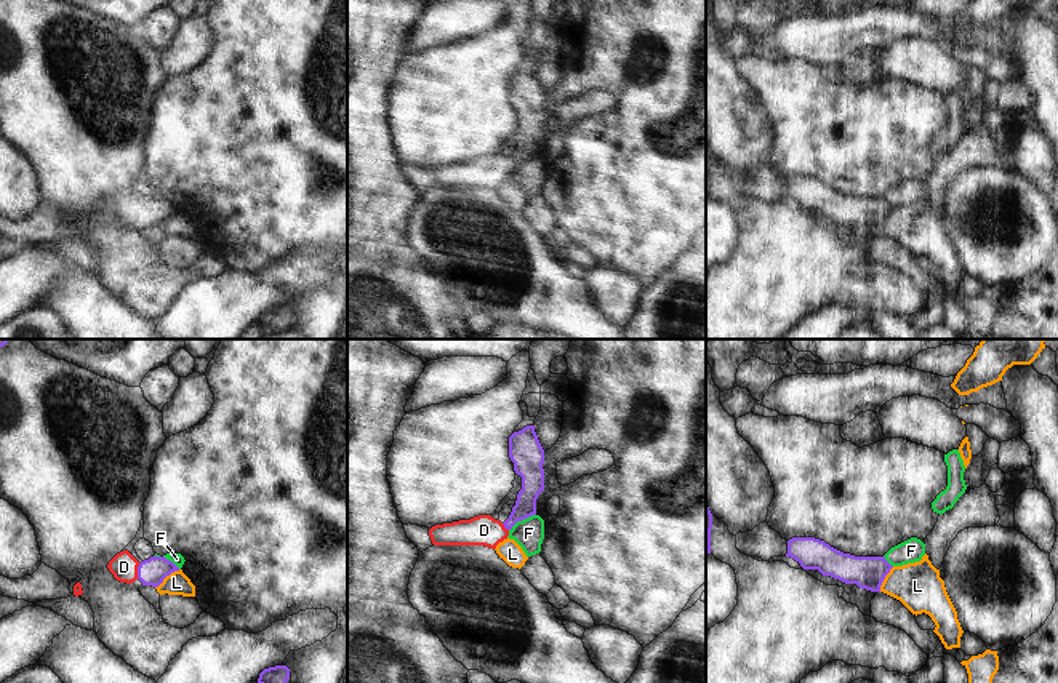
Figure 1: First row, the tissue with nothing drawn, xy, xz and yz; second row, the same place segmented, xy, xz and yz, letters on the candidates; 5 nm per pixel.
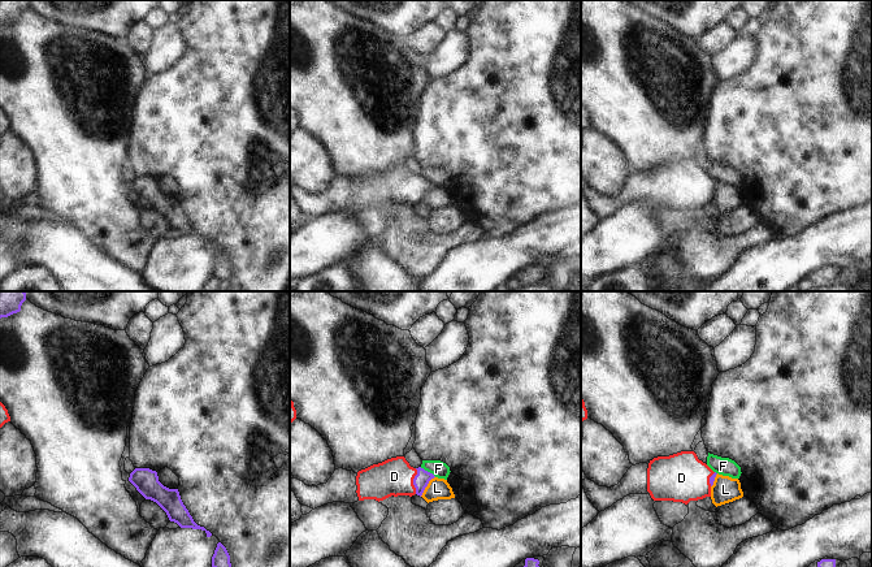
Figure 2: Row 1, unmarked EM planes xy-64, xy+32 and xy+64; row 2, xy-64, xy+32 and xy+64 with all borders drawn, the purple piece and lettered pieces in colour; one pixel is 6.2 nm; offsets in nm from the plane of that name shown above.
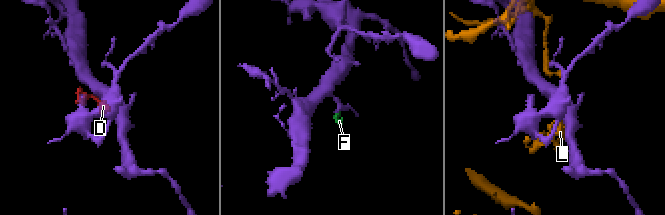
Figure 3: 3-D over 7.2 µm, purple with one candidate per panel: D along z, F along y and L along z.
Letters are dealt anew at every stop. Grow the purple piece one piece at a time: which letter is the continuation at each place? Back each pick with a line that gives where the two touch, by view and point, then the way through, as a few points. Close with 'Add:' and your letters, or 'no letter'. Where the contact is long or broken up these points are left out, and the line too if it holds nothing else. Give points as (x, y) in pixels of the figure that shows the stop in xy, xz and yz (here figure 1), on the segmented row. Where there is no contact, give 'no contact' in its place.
D: meets purple in xy at (138, 571); runs through xy (152, 571), (138, 571), (124, 567)
Add: D

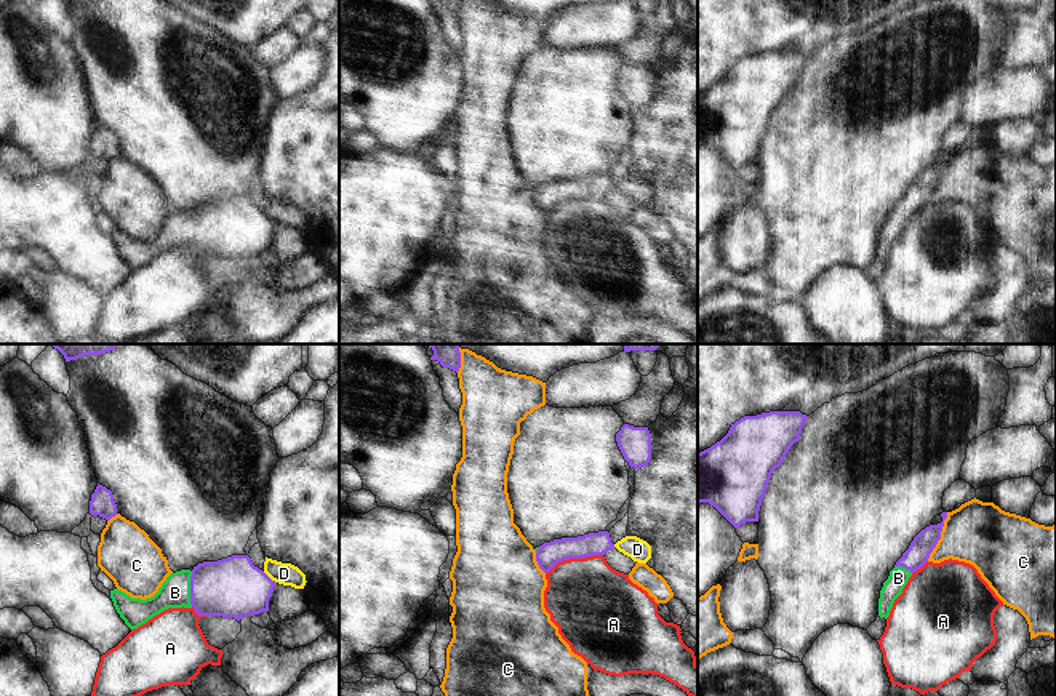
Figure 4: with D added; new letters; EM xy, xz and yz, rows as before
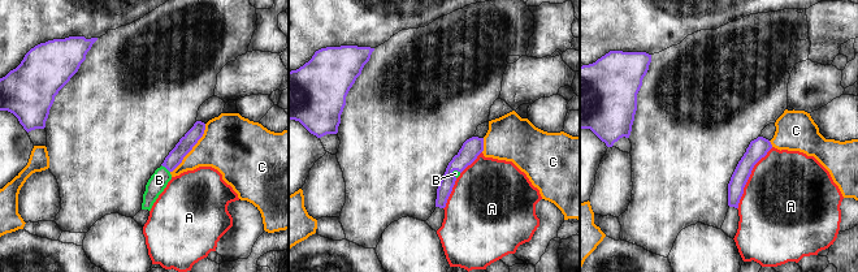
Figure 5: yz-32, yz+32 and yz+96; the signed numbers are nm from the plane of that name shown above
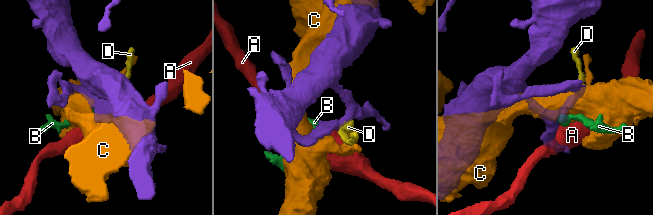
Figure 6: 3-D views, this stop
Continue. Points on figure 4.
B: meets purple in xy at (191, 589); runs through xy (232, 588), (191, 589), (175, 592)
Add: B

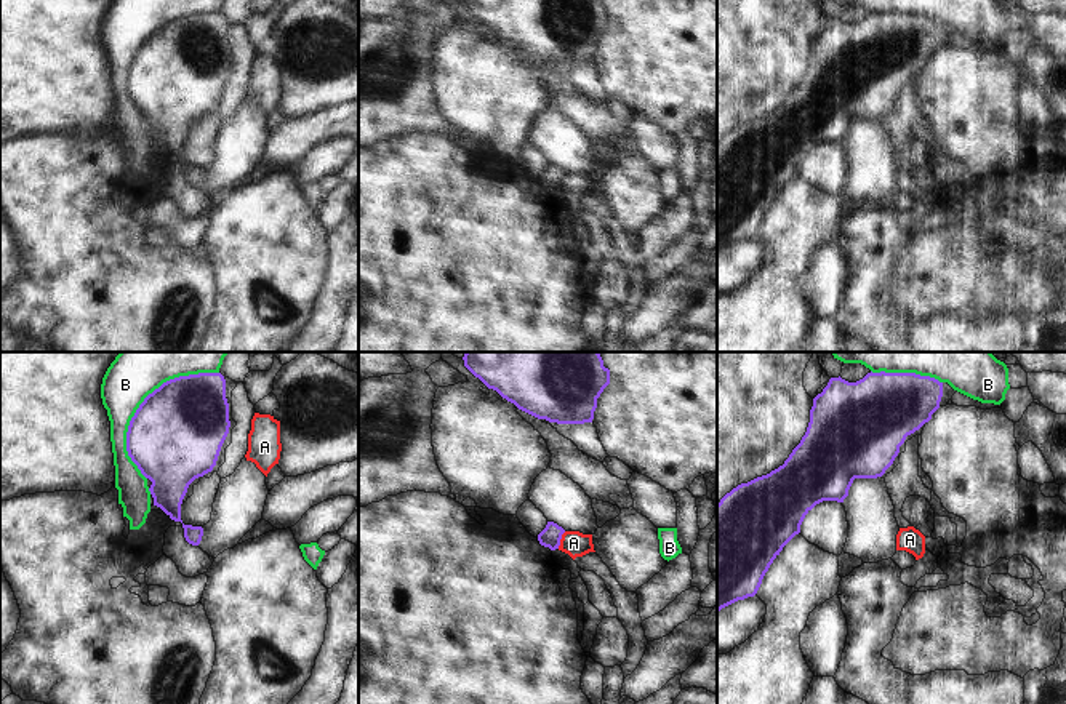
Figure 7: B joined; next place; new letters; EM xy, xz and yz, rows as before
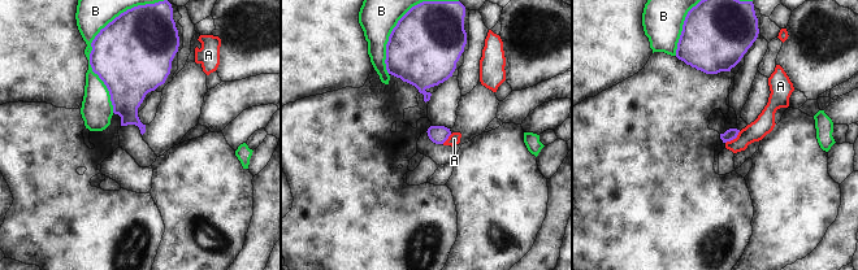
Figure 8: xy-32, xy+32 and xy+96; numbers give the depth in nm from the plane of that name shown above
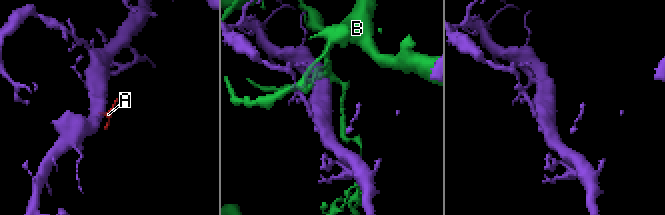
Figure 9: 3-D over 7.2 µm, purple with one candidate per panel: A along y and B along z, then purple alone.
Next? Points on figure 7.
Add: no letter

